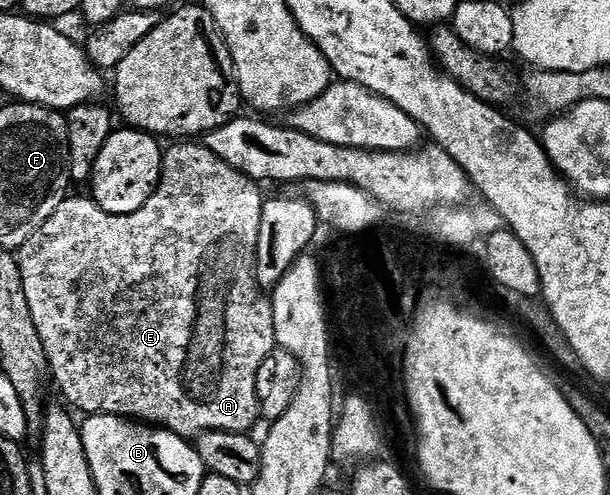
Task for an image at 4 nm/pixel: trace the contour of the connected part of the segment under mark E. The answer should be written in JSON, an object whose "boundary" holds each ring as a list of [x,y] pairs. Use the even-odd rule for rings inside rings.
{"boundary":[[[178,141],[175,143],[178,143],[175,147],[169,148],[167,146],[165,148],[162,157],[162,176],[160,177],[160,181],[156,185],[152,197],[148,197],[145,205],[140,209],[136,209],[136,213],[109,215],[108,212],[103,211],[94,202],[93,198],[74,199],[74,197],[68,197],[58,206],[56,213],[52,213],[52,217],[48,217],[48,221],[44,221],[44,225],[40,225],[40,229],[36,229],[36,233],[32,233],[32,237],[28,237],[24,241],[24,245],[17,248],[16,251],[16,258],[20,265],[20,277],[24,281],[24,297],[28,297],[28,309],[32,313],[33,323],[36,324],[36,333],[40,333],[40,341],[44,345],[46,365],[49,374],[52,376],[52,383],[55,383],[62,390],[63,397],[67,399],[65,402],[75,412],[86,411],[85,414],[87,416],[120,415],[131,421],[141,421],[147,425],[153,425],[159,429],[168,431],[171,431],[173,427],[178,427],[178,419],[182,419],[182,395],[194,395],[194,391],[214,391],[214,375],[218,375],[218,359],[222,359],[222,299],[226,299],[226,287],[230,287],[230,275],[234,275],[234,267],[242,267],[242,263],[246,263],[246,259],[250,259],[250,251],[258,251],[260,213],[262,212],[264,202],[264,195],[258,192],[259,184],[255,180],[242,175],[236,169],[232,169],[232,165],[220,161],[220,157],[216,157],[216,153],[212,153],[201,142]]]}

